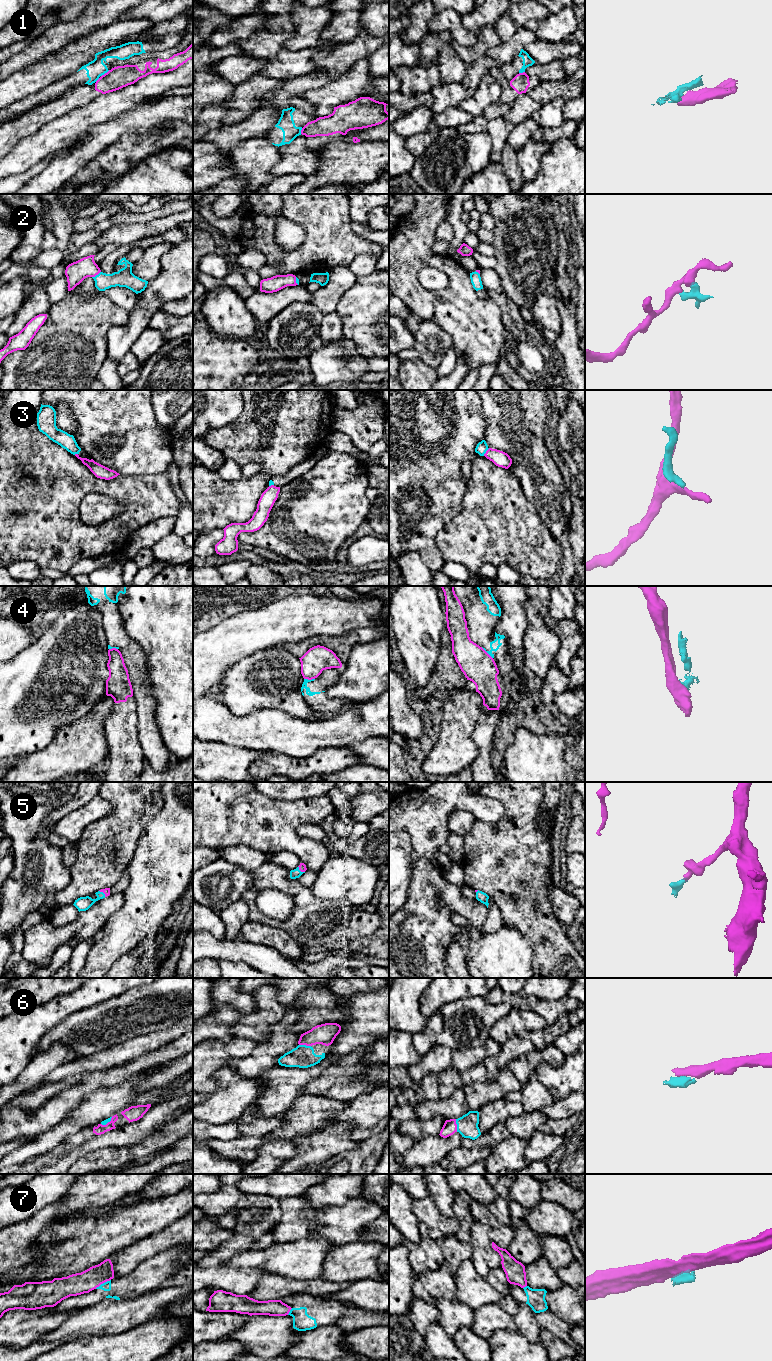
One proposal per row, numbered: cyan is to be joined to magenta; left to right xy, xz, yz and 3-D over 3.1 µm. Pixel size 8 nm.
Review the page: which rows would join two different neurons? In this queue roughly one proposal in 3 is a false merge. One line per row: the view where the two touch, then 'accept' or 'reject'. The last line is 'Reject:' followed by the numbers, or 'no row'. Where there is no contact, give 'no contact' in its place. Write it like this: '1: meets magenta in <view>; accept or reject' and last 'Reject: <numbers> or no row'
1: meets magenta in xy; reject
2: meets magenta in xy; accept
3: meets magenta in yz; reject
4: meets magenta in yz; reject
5: meets magenta in xz; accept
6: meets magenta in yz; accept
7: meets magenta in xy; reject
Reject: 1, 3, 4, 7

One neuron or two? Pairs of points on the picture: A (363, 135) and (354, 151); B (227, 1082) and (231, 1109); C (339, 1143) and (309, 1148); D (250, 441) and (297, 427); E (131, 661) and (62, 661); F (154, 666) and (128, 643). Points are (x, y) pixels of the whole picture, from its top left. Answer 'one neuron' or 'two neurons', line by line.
A: two neurons
B: one neuron
C: one neuron
D: one neuron
E: two neurons
F: two neurons

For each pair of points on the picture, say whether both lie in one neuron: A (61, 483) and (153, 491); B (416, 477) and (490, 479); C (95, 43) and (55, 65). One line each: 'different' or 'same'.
A: same
B: different
C: same

